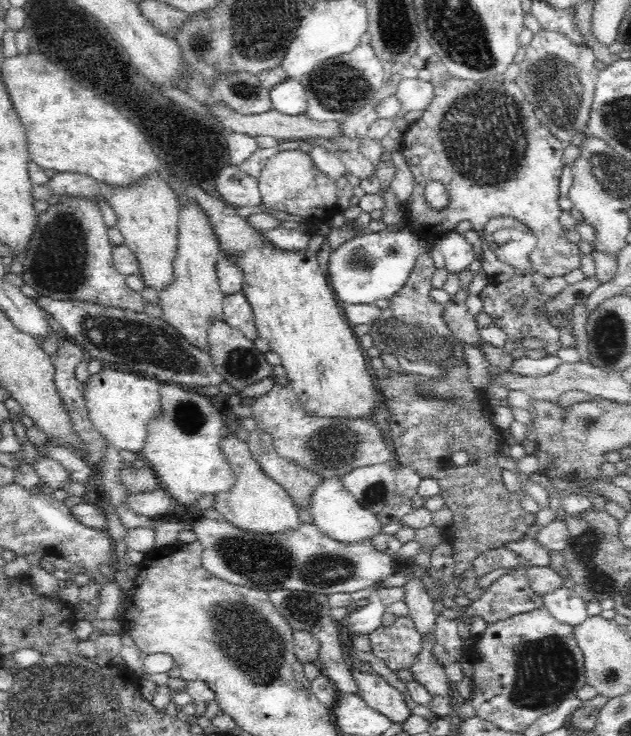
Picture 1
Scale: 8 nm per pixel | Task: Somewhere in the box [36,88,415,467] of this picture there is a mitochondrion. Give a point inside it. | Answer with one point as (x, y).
(140, 344)

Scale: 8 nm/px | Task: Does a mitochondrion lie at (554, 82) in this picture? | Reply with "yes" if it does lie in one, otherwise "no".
yes

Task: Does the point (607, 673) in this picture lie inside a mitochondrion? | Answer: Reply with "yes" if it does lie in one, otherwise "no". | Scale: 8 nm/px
yes

